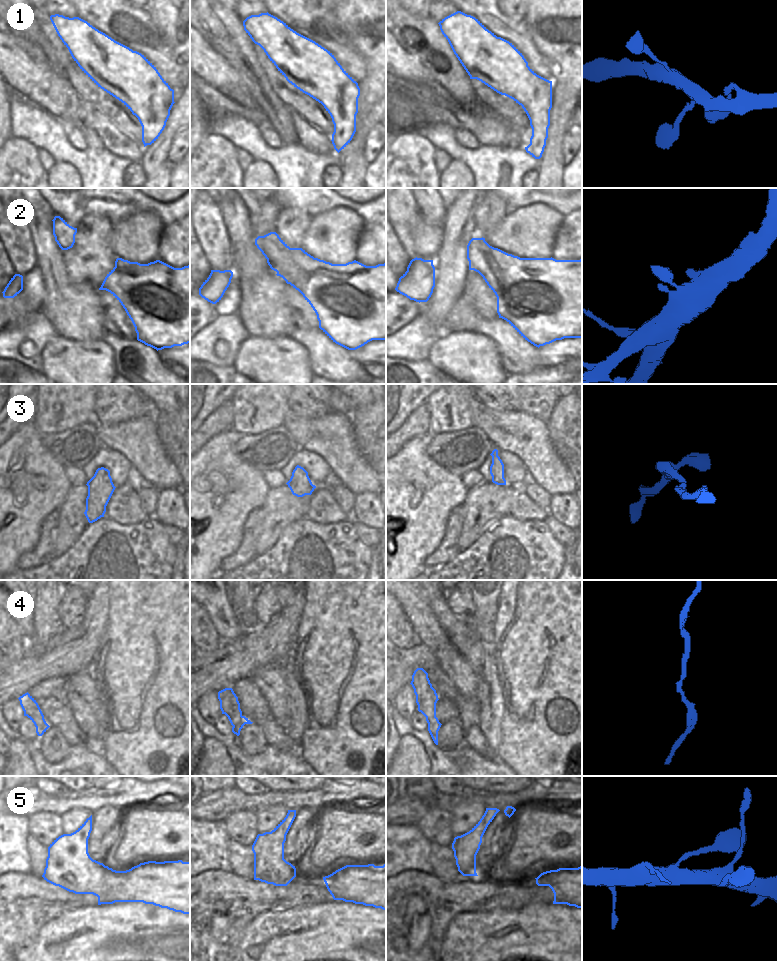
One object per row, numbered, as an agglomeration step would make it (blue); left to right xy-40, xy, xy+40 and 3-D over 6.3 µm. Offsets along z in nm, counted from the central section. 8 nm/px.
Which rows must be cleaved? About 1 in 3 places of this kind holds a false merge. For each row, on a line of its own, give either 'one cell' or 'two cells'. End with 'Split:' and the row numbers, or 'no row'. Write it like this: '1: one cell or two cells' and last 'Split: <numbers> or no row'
1: one cell
2: one cell
3: one cell
4: one cell
5: one cell
Split: no row

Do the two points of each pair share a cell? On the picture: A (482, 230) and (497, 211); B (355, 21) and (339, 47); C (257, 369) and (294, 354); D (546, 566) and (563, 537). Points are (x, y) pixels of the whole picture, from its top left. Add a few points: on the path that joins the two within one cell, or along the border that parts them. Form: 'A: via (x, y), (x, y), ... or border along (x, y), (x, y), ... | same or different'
A: via (483, 225), (492, 216) | same
B: border along (335, 13), (347, 32), (351, 45), (359, 54) | different
C: via (266, 363), (283, 363), (285, 361) | same
D: border along (547, 522), (547, 527), (551, 534), (564, 546) | different

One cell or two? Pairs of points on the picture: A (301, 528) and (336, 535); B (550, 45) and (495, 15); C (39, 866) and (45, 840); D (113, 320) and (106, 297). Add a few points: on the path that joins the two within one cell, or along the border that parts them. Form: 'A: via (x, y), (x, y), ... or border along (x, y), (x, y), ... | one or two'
A: via (310, 532), (327, 537) | one
B: border along (523, 19), (529, 28), (533, 43), (545, 55) | two
C: border along (30, 833), (47, 848) | two
D: via (113, 314), (109, 303) | one

